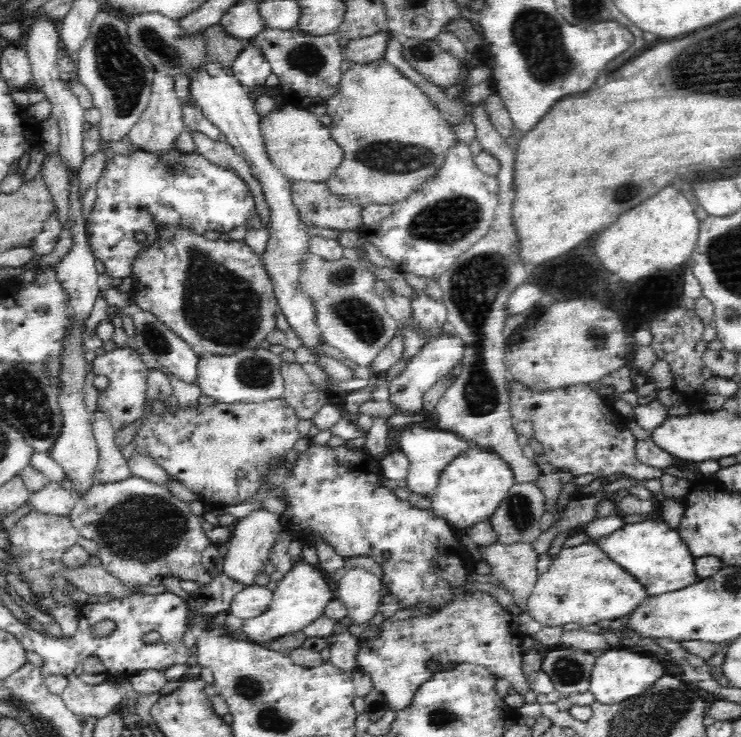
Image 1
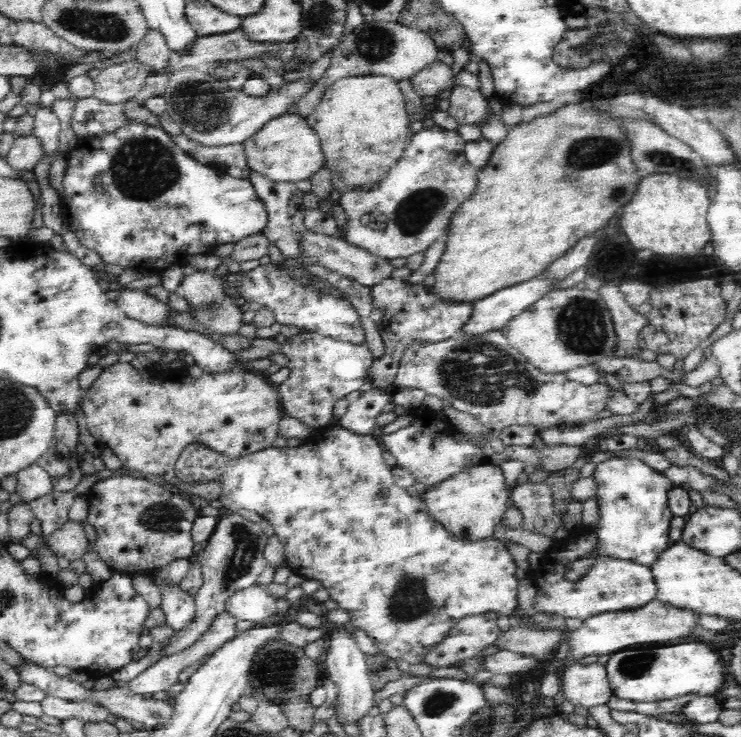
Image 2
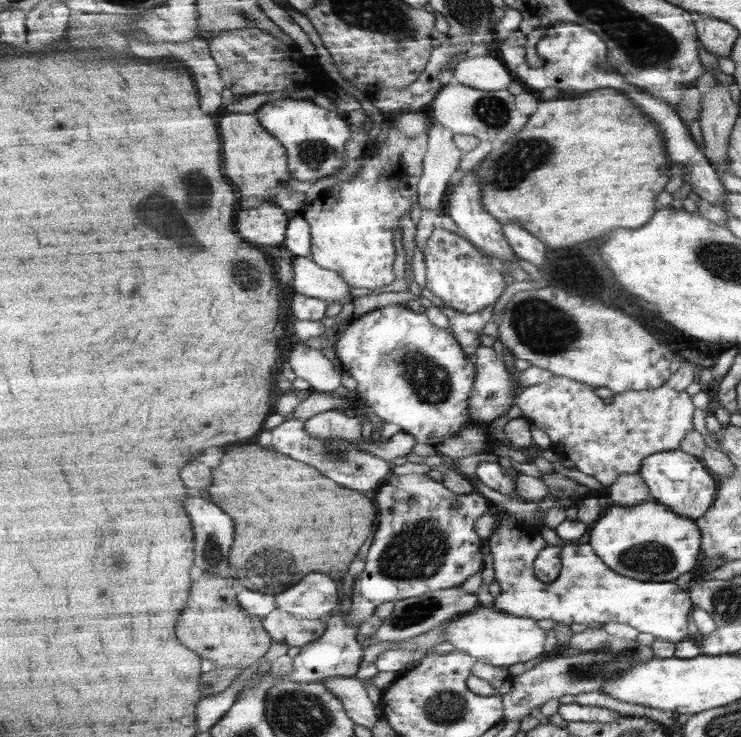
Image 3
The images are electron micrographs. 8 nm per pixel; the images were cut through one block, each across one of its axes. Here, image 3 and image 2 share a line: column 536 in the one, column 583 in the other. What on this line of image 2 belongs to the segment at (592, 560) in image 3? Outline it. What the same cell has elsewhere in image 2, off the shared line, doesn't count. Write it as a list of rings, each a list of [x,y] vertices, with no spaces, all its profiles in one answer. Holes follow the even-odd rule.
[[[582,528],[576,537],[568,535],[557,540],[543,554],[538,566],[531,570],[537,589],[534,608],[536,612],[554,613],[564,618],[590,618],[600,613],[620,613],[646,606],[656,599],[657,582],[652,570],[632,561],[598,553],[600,539],[596,529]],[[578,560],[590,560],[584,576],[578,580],[567,578],[567,567]]]

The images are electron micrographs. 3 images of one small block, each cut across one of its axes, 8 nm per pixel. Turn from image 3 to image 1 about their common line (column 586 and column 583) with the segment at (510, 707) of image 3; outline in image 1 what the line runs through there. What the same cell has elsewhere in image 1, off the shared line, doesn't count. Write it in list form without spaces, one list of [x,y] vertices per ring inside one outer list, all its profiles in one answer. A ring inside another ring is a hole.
[[[555,646],[542,659],[541,669],[552,677],[555,690],[569,695],[589,690],[596,659],[588,651]]]

